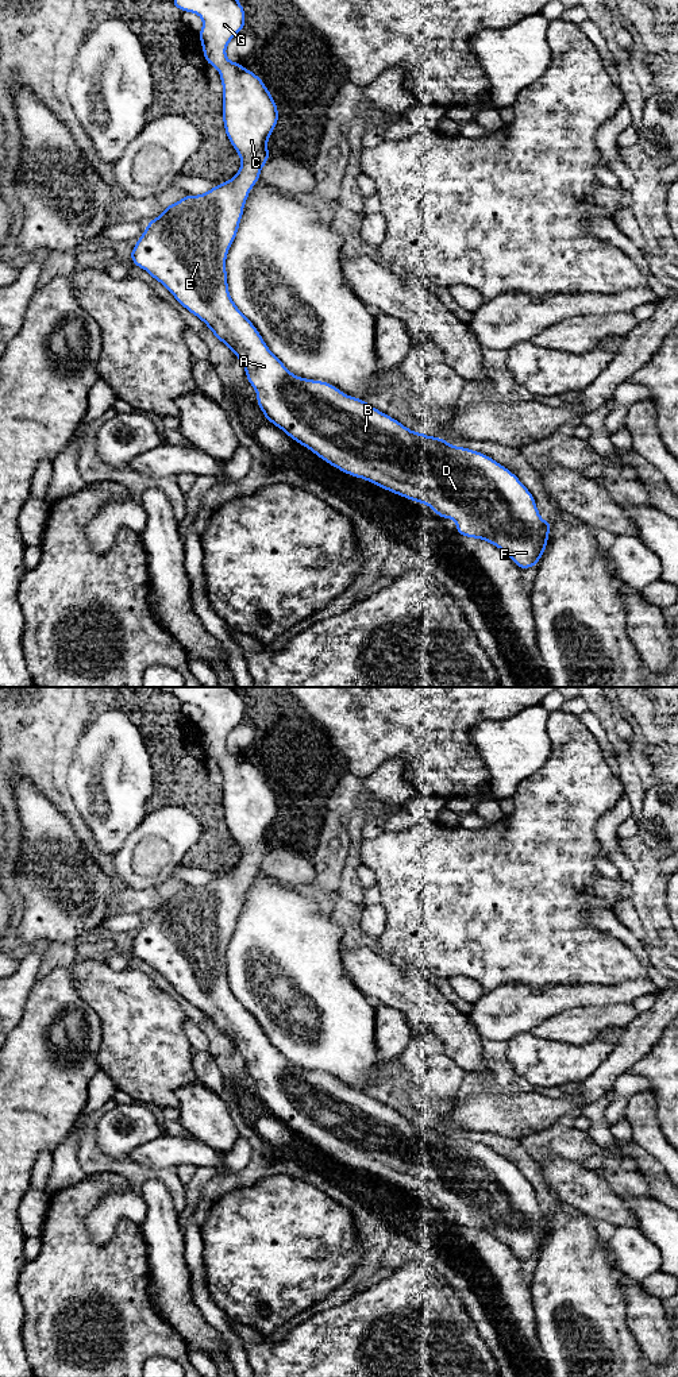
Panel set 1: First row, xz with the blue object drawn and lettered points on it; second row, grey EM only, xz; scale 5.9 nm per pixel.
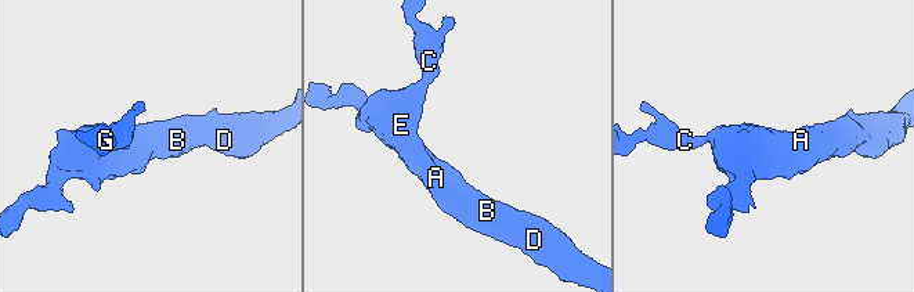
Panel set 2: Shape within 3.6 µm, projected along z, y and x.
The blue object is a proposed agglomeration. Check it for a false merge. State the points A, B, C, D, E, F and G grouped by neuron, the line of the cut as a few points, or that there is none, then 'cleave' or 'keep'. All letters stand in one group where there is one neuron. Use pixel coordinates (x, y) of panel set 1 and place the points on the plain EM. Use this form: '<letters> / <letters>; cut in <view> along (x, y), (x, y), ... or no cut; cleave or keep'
A B C D E F G; no cut; keep

